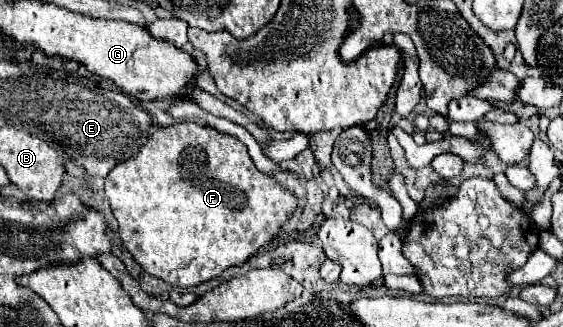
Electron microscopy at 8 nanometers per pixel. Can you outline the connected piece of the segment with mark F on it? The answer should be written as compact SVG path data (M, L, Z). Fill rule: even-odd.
M193 121L161 127L135 157L115 165L105 179L105 195L115 219L119 221L123 245L133 259L149 275L181 289L205 283L221 275L227 267L245 263L267 245L299 209L293 191L261 173L253 165L247 147L237 137Z

